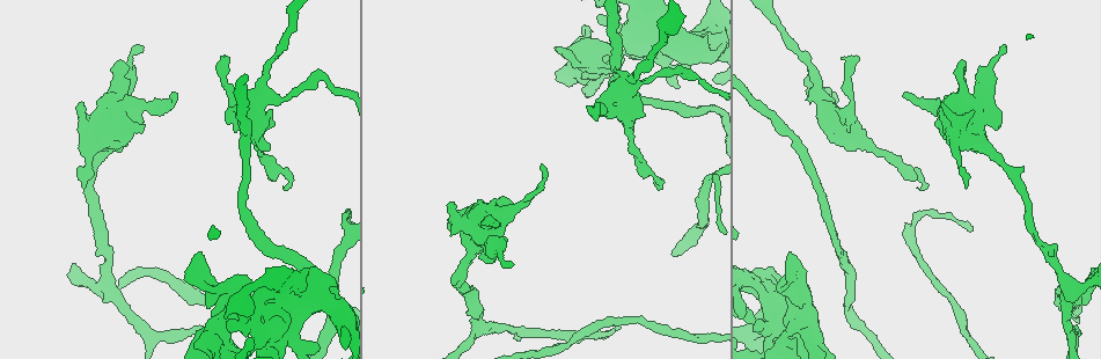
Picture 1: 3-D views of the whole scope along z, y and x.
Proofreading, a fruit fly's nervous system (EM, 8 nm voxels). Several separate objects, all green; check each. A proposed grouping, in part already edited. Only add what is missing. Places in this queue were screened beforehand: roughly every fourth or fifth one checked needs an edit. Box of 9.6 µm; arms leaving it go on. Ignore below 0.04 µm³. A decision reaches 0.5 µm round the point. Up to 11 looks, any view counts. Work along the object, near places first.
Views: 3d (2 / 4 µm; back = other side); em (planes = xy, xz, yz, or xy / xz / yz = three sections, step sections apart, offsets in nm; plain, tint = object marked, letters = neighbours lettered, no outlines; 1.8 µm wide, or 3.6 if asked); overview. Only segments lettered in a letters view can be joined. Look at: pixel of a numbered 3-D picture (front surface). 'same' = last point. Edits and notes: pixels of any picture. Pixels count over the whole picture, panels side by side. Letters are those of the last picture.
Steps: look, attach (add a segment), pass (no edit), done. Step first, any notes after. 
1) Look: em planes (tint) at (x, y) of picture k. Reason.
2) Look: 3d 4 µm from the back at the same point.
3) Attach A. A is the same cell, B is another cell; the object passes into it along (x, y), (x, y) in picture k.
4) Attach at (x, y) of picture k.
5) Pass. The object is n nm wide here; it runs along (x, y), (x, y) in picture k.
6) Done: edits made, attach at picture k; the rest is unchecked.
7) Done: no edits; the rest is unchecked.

Look: 3d 4 µm at (267, 347) of picture 1. Abrupt turn.

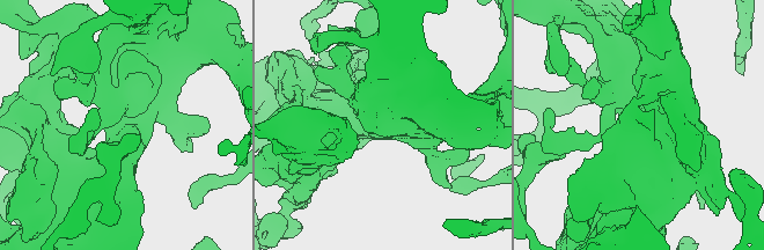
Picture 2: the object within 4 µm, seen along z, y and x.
Look: em 3.6 µm planes (letters) at (125, 125) of picture 2.

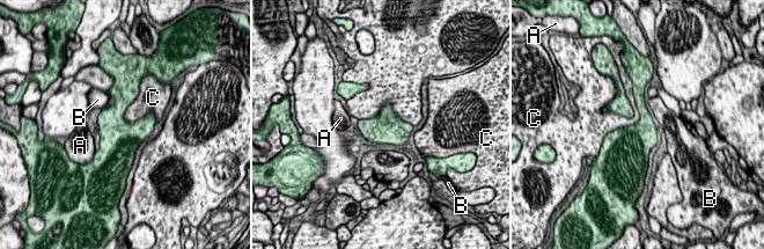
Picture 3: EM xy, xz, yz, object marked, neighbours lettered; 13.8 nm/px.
Pass. A, B and C are other cells; a border runs along (633, 88), (639, 119), (602, 140) in picture 3; no lettered segment goes on from it.

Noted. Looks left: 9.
Look: 3d 2 µm at (285, 187) of picture 1. End of a long branch.

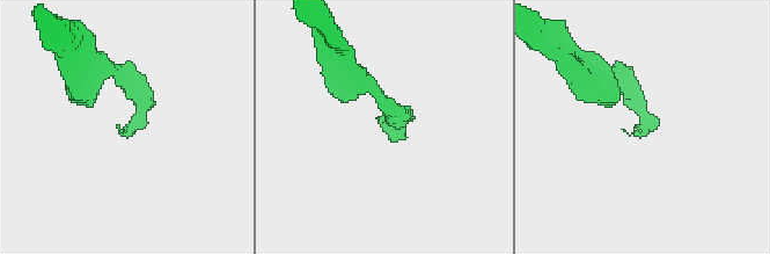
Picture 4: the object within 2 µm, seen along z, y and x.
Look: em planes (letters) at (121, 132) of picture 4.

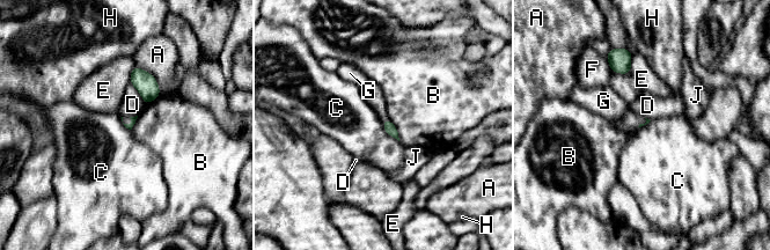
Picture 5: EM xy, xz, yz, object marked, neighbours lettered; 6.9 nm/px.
Pass. A, B, C, D, E, F, G, H and J are other cells; a border runs along (381, 120), (384, 130), (398, 141) in picture 5; no lettered segment goes on from it.

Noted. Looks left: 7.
Look: 3d 2 µm at (316, 75) of picture 1. Sharp bend.

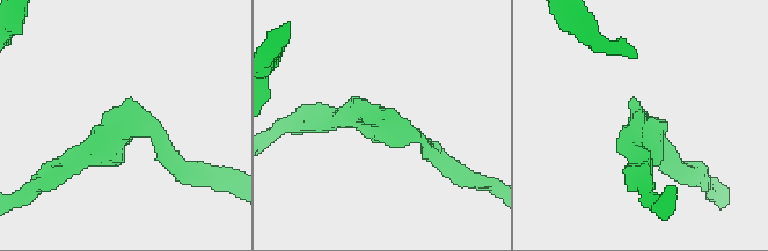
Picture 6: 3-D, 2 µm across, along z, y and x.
Look: em xy step 8 (tint) at (384, 124) of picture 6. Now the EM.

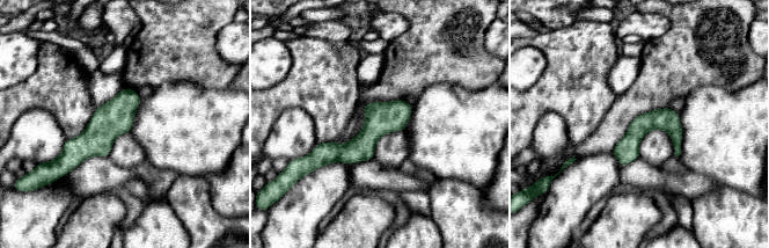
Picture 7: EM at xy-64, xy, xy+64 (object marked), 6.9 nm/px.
Look: em planes (letters) at the same point. Cut it another way.

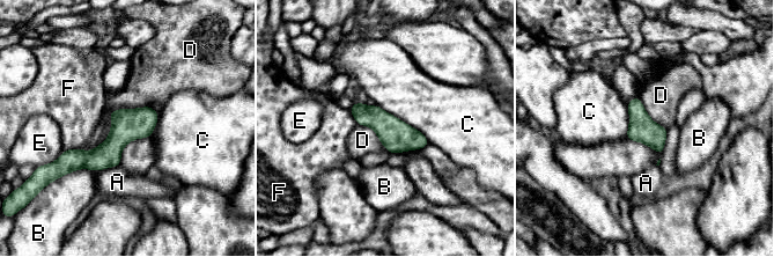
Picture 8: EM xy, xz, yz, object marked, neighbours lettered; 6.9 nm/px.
Pass. The object is 190 nm wide here; A, B, C, D, E and F are other cells; a border runs along (149, 105), (115, 109), (80, 149) in picture 8; none of them fits.

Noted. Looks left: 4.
Look: em xy step 4 (tint) at (226, 58) of picture 1. Free end.

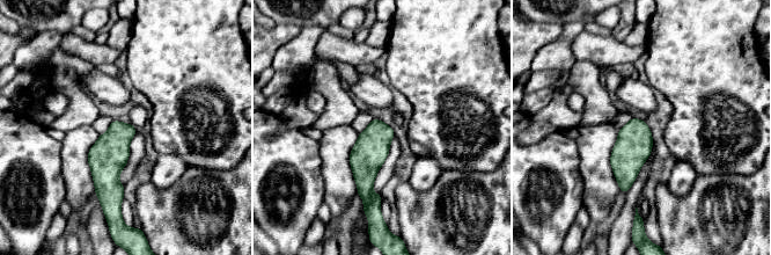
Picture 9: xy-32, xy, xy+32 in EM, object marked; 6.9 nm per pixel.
Look: em planes (letters) at the same point. Cut it another way.

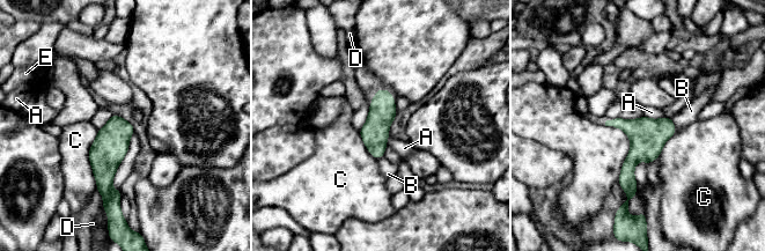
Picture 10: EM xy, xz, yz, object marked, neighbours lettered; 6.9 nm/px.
Pass. A, B, C, D and E are other cells; a border runs along (644, 115), (651, 118), (664, 117) in picture 10; none of them fits.

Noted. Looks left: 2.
Done: no edits; the rest is unchecked.

